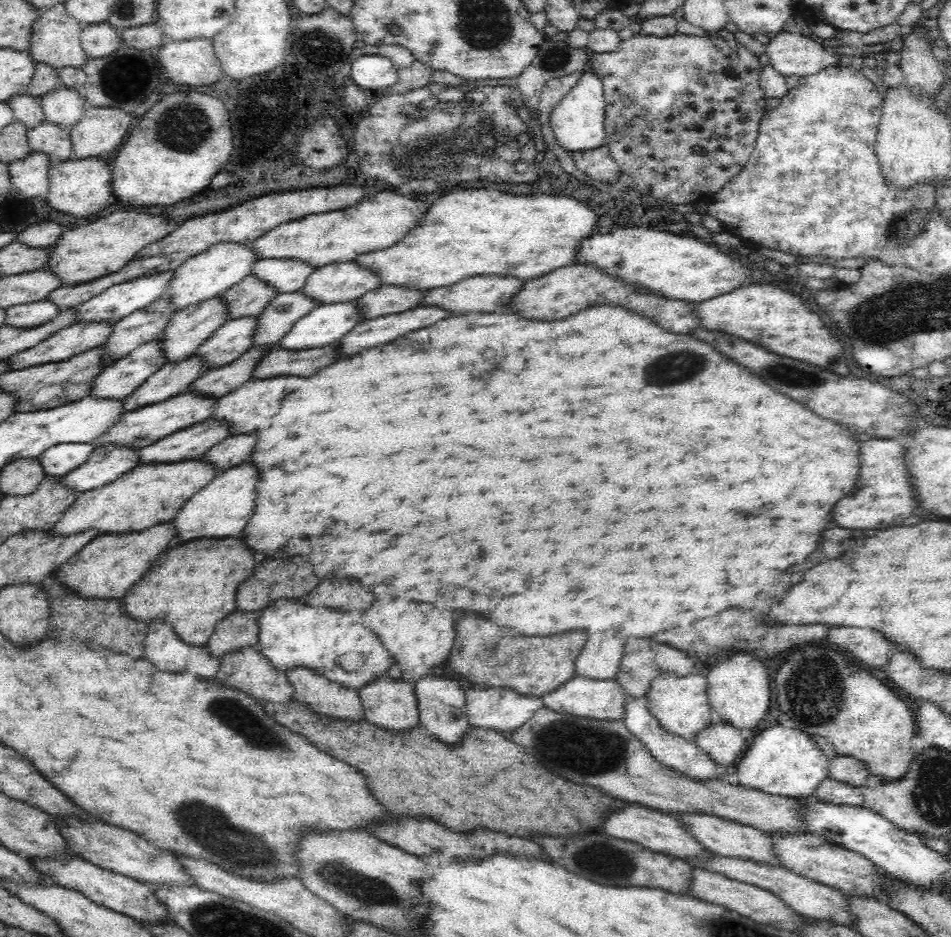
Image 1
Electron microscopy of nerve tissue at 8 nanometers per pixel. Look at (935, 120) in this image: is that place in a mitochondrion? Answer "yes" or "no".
no

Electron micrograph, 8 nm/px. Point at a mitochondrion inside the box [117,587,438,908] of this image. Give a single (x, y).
(205, 826)

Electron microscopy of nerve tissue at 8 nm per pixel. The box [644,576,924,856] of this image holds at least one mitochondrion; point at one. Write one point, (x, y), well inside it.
(817, 674)

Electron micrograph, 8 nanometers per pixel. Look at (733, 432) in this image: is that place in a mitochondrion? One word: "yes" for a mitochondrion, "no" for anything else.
no

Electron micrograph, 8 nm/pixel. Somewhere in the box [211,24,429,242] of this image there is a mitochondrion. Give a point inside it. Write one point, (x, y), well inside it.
(335, 33)

